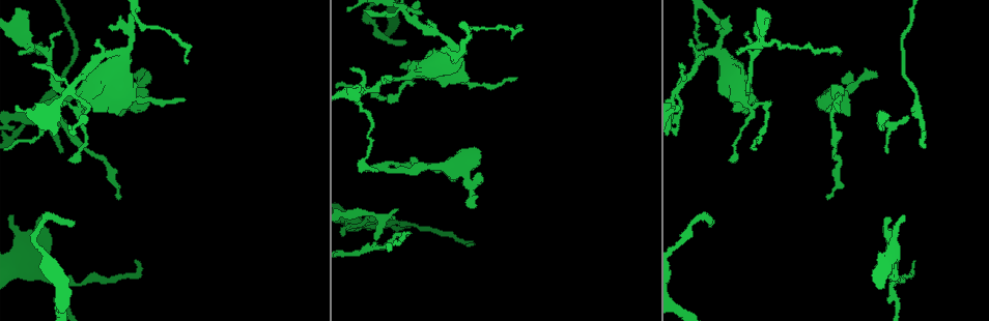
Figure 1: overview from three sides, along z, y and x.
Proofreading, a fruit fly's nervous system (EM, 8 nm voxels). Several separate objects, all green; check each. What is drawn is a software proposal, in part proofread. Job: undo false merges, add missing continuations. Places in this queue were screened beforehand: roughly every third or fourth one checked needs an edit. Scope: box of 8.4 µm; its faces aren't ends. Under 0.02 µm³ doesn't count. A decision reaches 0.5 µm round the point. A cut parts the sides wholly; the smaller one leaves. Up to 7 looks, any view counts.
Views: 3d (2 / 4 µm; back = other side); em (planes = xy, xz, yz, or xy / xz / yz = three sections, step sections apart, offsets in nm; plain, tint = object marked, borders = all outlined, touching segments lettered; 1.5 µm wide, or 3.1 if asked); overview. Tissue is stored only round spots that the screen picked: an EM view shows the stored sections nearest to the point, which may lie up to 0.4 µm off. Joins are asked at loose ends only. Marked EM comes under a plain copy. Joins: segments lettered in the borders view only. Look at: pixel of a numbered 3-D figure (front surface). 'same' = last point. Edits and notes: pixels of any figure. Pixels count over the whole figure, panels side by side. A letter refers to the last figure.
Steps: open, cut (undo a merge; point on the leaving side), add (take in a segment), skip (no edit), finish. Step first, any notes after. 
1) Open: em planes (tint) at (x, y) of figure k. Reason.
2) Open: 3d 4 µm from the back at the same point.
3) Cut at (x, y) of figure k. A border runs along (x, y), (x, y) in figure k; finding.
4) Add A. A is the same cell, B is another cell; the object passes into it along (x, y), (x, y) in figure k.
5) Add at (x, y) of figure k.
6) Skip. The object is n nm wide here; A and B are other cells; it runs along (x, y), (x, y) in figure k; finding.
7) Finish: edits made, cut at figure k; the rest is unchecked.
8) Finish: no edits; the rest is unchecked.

Open: em planes (borders) at (847, 72) of figure 1. An open end.

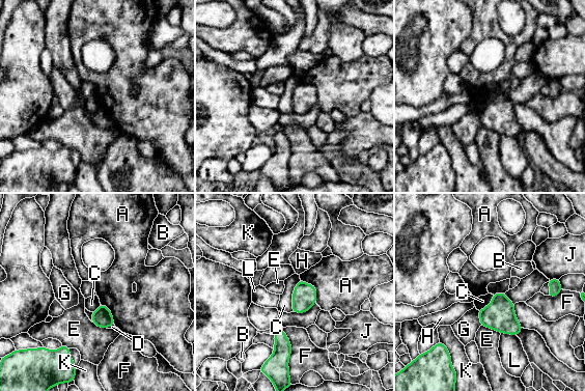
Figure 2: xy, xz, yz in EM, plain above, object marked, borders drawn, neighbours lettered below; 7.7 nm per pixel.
Skip. The longest contact is with F, 280 nm; A, B, C, D, E, F, G, H, J, K and L are other cells; no lettered segment goes on from it.

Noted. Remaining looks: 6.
Open: 3d 4 µm from the back at (74, 225) of figure 1. Long arm stops here.

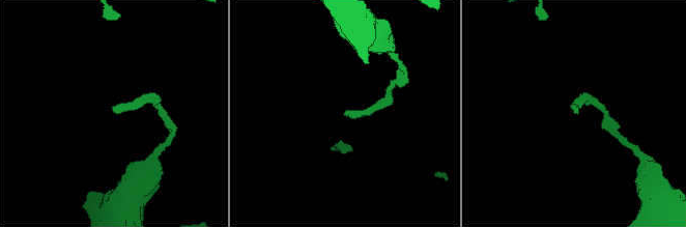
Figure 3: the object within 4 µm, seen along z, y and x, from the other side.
Open: em planes (borders) at (578, 112) of figure 3. Need the tissue.

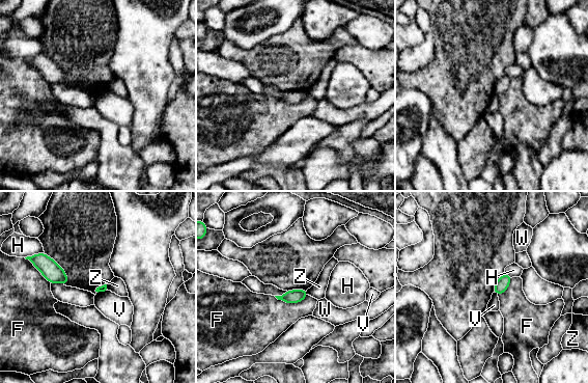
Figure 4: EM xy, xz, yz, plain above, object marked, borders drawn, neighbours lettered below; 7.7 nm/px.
Skip. F, H, V, W and Z are other cells; a border runs along (105, 290), (96, 294) in figure 4; no lettered segment goes on from it.

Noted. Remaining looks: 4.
Open: 3d 4 µm at (43, 281) of figure 1. Free end.

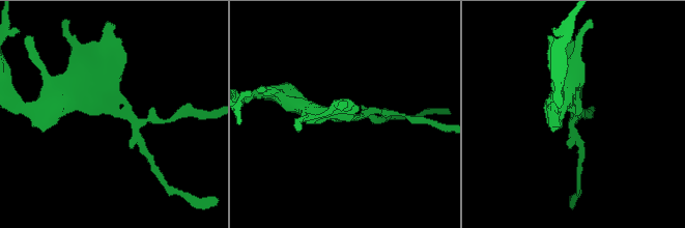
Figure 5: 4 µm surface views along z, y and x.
Open: em planes (borders) at (342, 118) of figure 5. Now the EM.

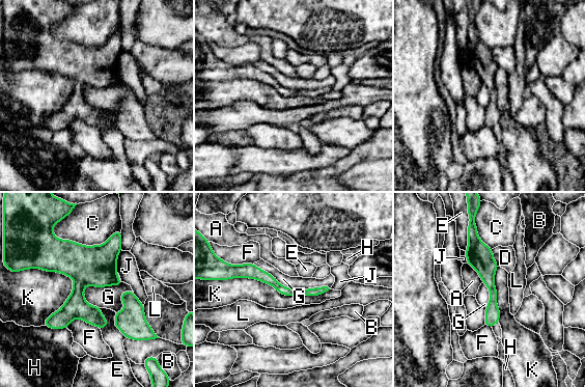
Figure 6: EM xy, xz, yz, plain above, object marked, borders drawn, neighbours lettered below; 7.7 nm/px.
Skip. The longest contact is with K, 850 nm; A, B, C, D, E, F, G, H, J, K and L are other cells; none of them fits.

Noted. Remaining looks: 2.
Finish: no edits; the rest is unchecked.

